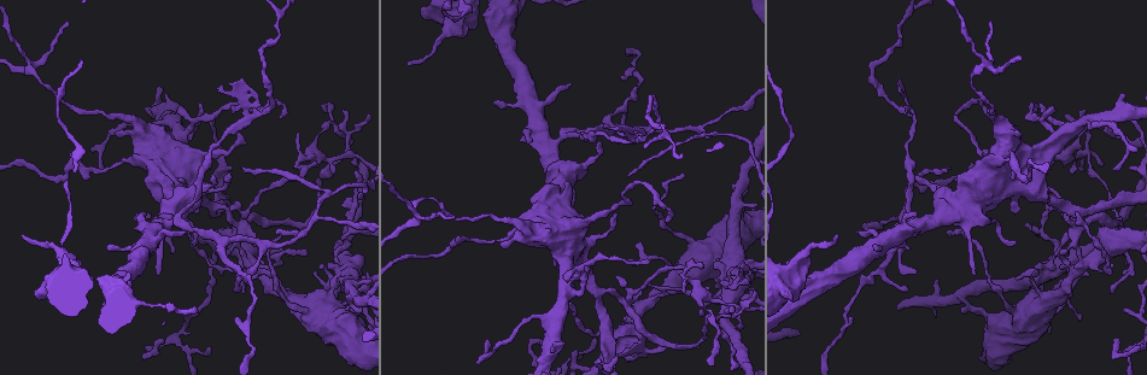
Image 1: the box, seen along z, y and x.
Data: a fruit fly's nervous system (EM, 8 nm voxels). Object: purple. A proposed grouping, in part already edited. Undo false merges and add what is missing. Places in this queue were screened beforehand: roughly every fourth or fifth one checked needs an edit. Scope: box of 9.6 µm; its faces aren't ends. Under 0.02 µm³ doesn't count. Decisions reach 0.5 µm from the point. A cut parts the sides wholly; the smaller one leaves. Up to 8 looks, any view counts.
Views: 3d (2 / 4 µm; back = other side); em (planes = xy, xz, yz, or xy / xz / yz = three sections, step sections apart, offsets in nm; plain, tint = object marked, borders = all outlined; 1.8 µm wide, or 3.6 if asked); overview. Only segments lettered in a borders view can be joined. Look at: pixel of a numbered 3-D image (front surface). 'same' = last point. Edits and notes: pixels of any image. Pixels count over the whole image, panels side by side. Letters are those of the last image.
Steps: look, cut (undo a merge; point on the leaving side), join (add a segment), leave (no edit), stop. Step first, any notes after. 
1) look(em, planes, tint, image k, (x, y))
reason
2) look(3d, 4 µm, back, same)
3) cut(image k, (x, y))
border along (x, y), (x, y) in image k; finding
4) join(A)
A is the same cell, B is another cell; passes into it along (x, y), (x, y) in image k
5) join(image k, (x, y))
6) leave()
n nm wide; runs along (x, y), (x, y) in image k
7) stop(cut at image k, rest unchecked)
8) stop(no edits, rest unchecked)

look(3d, 4 µm, image 1, (1033, 273))

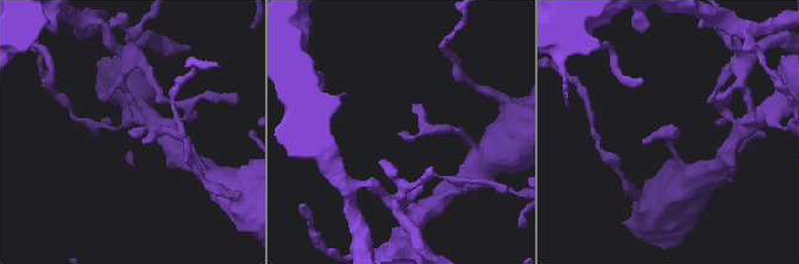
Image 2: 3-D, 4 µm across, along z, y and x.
look(em, planes, tint, image 2, (134, 130))
now the EM

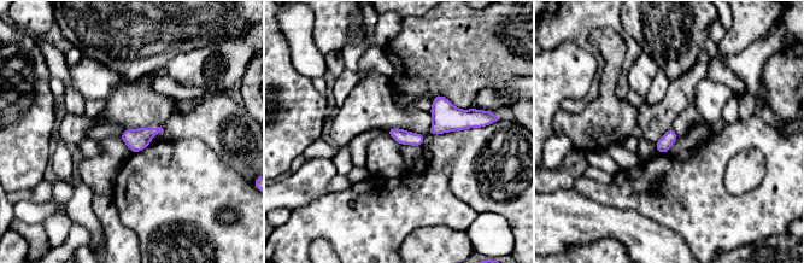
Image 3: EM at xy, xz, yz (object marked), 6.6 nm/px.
look(em, planes, borders, same)
what lies round it

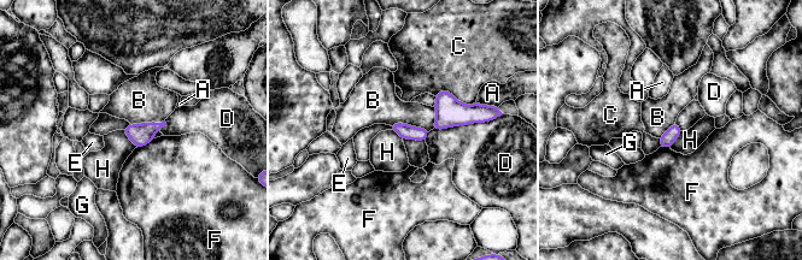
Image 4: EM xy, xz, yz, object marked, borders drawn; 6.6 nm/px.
leave()
90 nm wide; A, B, C, D, E, F, G and H are other cells; border along (390, 124), (407, 123), (428, 131) in image 4; none of them fits

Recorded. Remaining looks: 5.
look(em, planes, borders, image 1, (732, 315))
abrupt turn

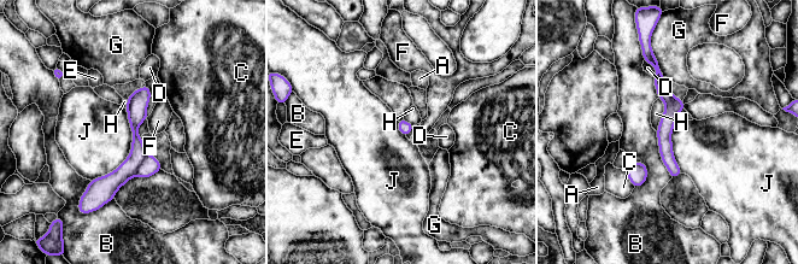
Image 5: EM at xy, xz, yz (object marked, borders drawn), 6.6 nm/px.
cut(image 5, (150, 165))
A, B, C, D, E, F, G, H and J are other cells; border along (147, 154), (135, 175) in image 5; a second neuron is stuck on

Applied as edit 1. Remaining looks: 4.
look(overview)

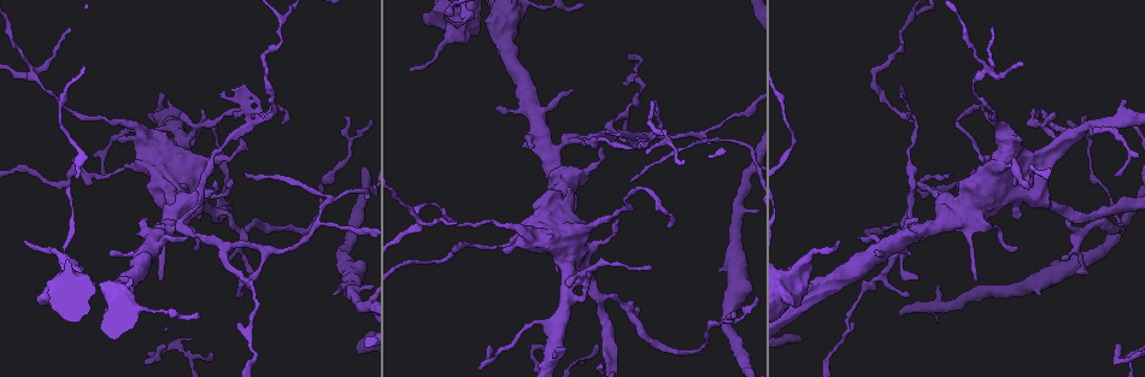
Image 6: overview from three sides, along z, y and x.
look(em, planes, borders, image 6, (308, 229))
sharp bend

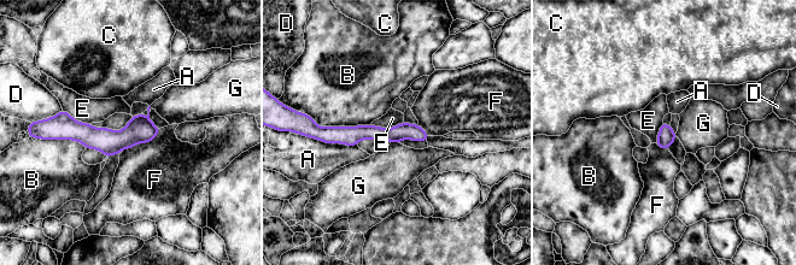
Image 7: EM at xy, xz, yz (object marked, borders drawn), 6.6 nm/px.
leave()
110 nm wide; A, B, C, D, E, F and G are other cells; runs along (54, 128), (91, 137), (154, 133) in image 7; all the same neuron

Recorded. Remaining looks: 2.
stop(cut at image 5, rest unchecked)

